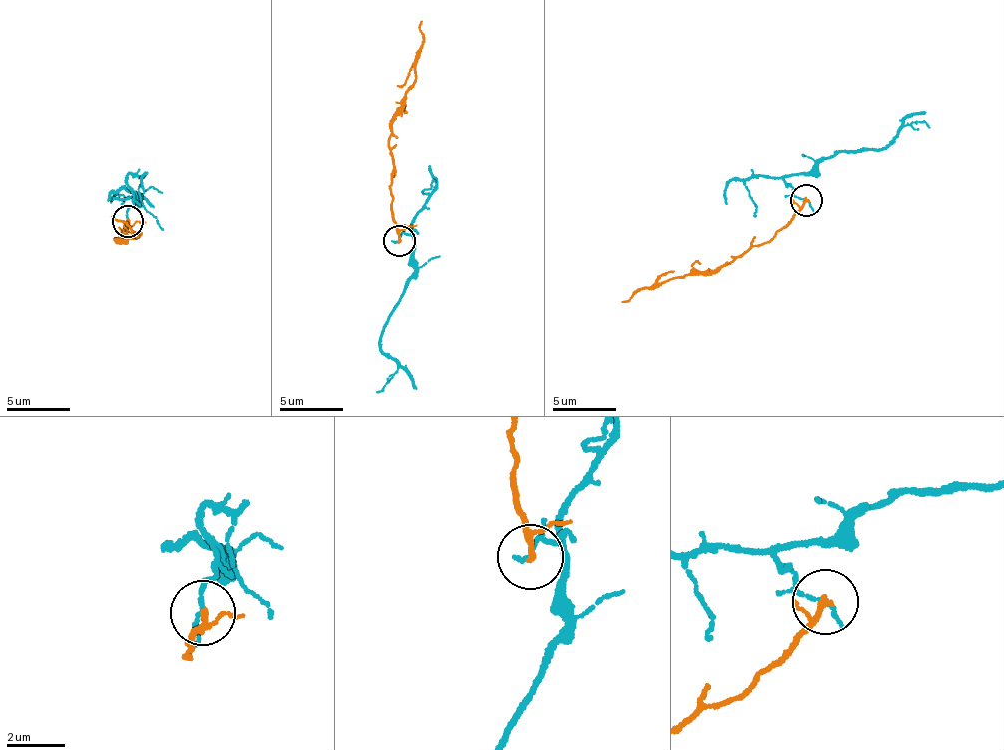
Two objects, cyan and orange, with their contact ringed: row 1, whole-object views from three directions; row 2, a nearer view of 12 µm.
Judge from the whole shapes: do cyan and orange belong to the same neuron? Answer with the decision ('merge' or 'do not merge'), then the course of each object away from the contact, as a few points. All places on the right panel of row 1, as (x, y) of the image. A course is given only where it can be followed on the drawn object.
do not merge; cyan runs (807, 199), (793, 192), (789, 177), (841, 152), (870, 150), (892, 144), (905, 127), (921, 122), (929, 128); orange runs (807, 199), (762, 243), (728, 263), (658, 281), (621, 301)

